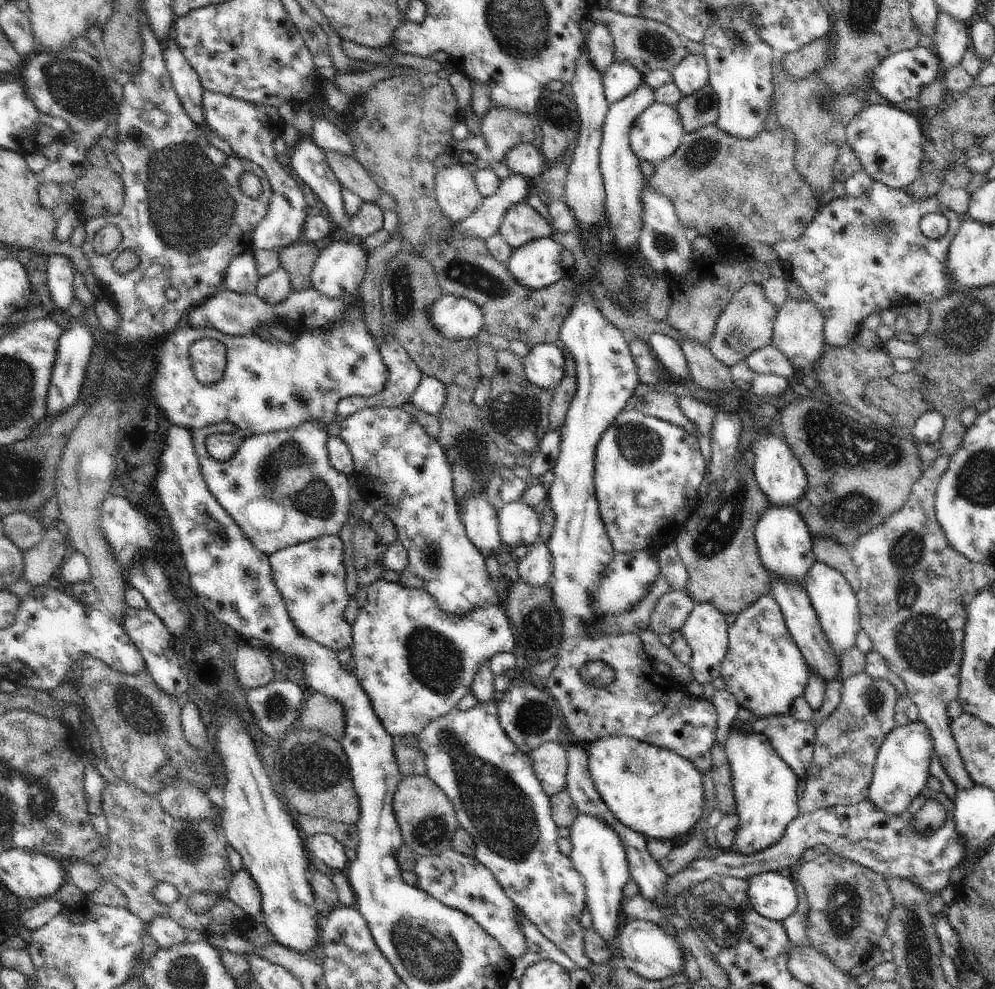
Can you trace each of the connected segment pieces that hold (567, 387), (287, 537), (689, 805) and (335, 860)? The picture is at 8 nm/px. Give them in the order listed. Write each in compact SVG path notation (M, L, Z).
M557 339L556 346L564 353L565 371L549 406L549 430L562 428L577 391L576 361L560 339Z
M304 421L297 427L290 427L273 433L252 435L245 438L232 458L219 462L208 453L206 440L214 433L232 434L237 426L222 422L191 433L199 458L201 473L214 498L234 519L244 536L264 554L271 555L279 550L305 543L326 535L342 535L349 518L350 484L349 476L338 472L330 462L327 451L327 426L322 421Z
M613 736L592 742L586 747L589 758L589 771L602 800L610 812L624 826L643 834L646 838L670 840L677 843L692 833L702 816L704 805L703 774L684 757L665 748L660 748L630 737Z
M316 833L304 838L306 850L311 857L322 860L328 868L346 872L349 861L344 854L345 846L333 836Z

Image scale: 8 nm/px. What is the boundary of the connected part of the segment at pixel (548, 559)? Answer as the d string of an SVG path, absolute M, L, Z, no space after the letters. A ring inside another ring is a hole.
M534 544L518 562L518 574L522 582L533 587L541 587L551 582L553 556L547 544Z

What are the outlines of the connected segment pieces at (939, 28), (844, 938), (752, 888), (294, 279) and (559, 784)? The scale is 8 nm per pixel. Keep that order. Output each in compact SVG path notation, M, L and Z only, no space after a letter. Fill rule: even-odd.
M938 13L933 37L934 50L941 62L941 72L946 72L962 60L970 45L969 25L957 21L948 13Z
M832 852L819 854L813 861L801 862L794 874L804 886L810 905L807 916L809 924L805 936L808 943L814 946L816 950L825 952L829 959L832 959L833 963L843 971L855 970L878 946L880 936L885 934L888 926L887 922L894 901L887 881L881 874L858 864L856 861L851 861L844 855Z
M769 872L750 877L748 880L749 903L758 914L782 923L796 912L798 894L792 876Z
M296 241L280 250L280 264L290 273L292 291L312 287L311 272L320 253L312 241Z
M558 740L545 742L530 754L544 792L549 797L558 794L567 787L567 748Z

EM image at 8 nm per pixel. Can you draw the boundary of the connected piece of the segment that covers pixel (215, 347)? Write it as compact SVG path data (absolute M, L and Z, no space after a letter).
M202 339L192 343L189 353L193 373L200 384L209 387L222 378L227 361L224 344L216 339Z

